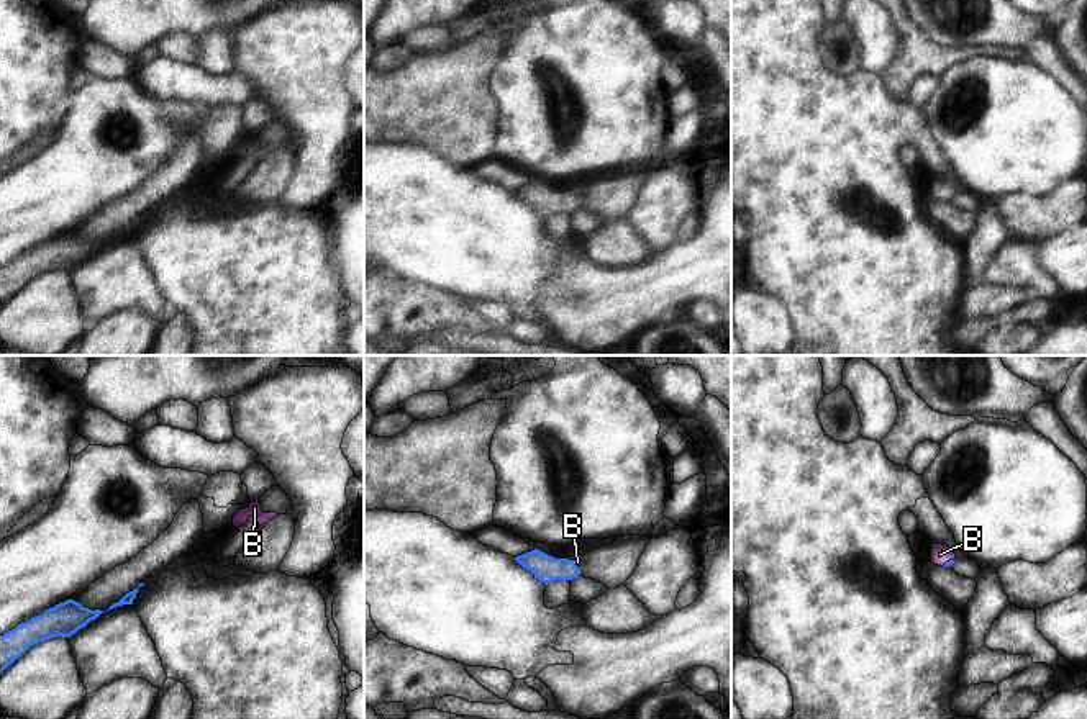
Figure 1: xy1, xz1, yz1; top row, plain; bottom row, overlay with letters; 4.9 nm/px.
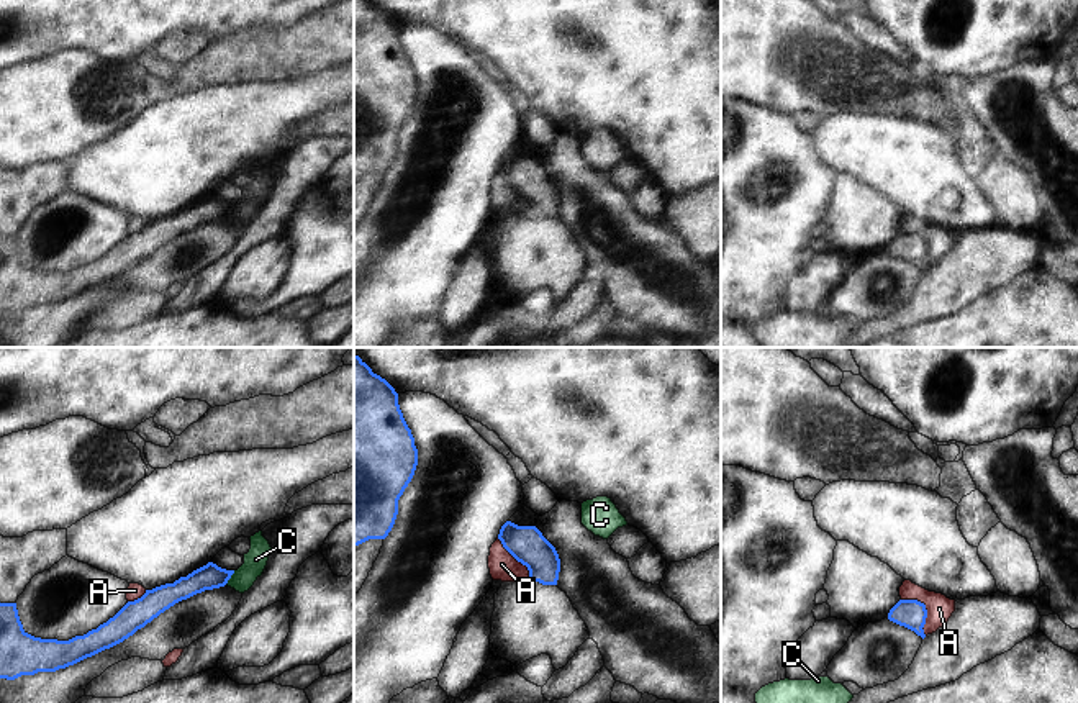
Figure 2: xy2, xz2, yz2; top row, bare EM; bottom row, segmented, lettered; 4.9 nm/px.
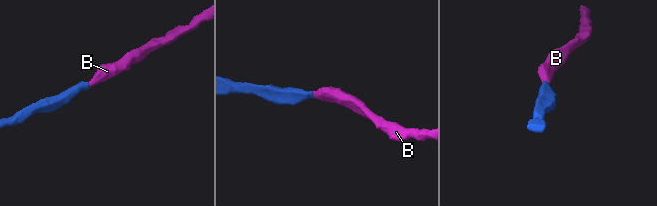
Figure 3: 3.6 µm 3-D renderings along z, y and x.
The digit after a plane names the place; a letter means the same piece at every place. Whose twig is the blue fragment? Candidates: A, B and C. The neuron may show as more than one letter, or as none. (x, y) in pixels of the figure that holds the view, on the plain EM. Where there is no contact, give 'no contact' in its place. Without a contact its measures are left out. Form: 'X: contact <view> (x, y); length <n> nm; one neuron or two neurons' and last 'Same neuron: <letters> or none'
A: contact yz2 (924, 241); length 220 nm; two neurons
B: contact yz1 (950, 194); length 70 nm; one neuron
C: contact xy2 (230, 210); length 90 nm; two neurons
Same neuron: B

